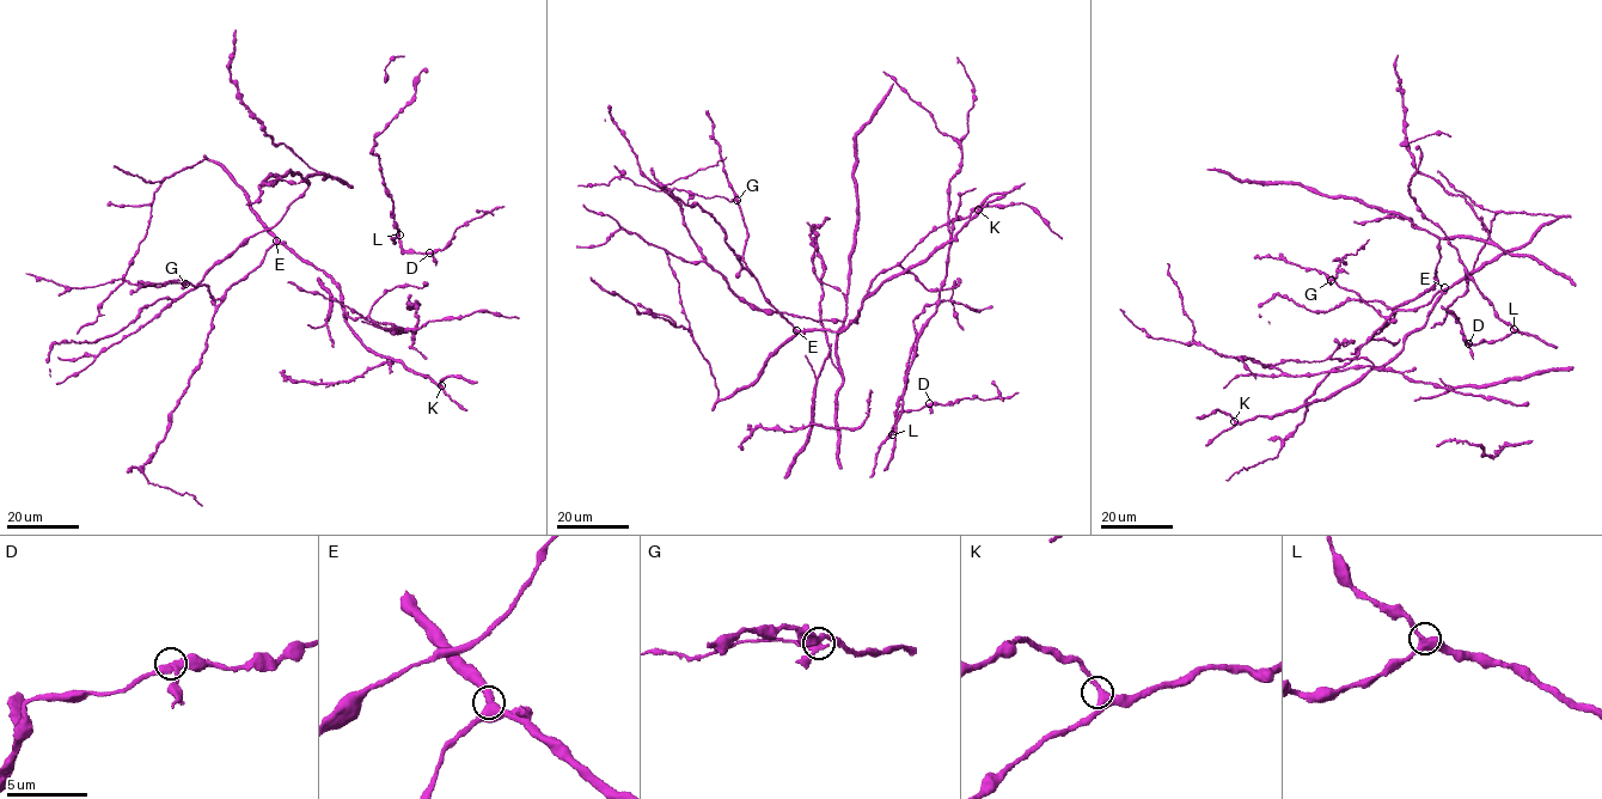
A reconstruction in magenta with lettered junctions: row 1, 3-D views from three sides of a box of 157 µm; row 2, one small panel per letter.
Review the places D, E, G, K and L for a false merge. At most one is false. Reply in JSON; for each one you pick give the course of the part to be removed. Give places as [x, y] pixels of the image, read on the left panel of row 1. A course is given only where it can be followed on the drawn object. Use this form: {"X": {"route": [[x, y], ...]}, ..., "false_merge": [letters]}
{"G": {"route": [[187, 284], [144, 287], [122, 279], [79, 288], [25, 273]]}, "false_merge": ["G"]}

